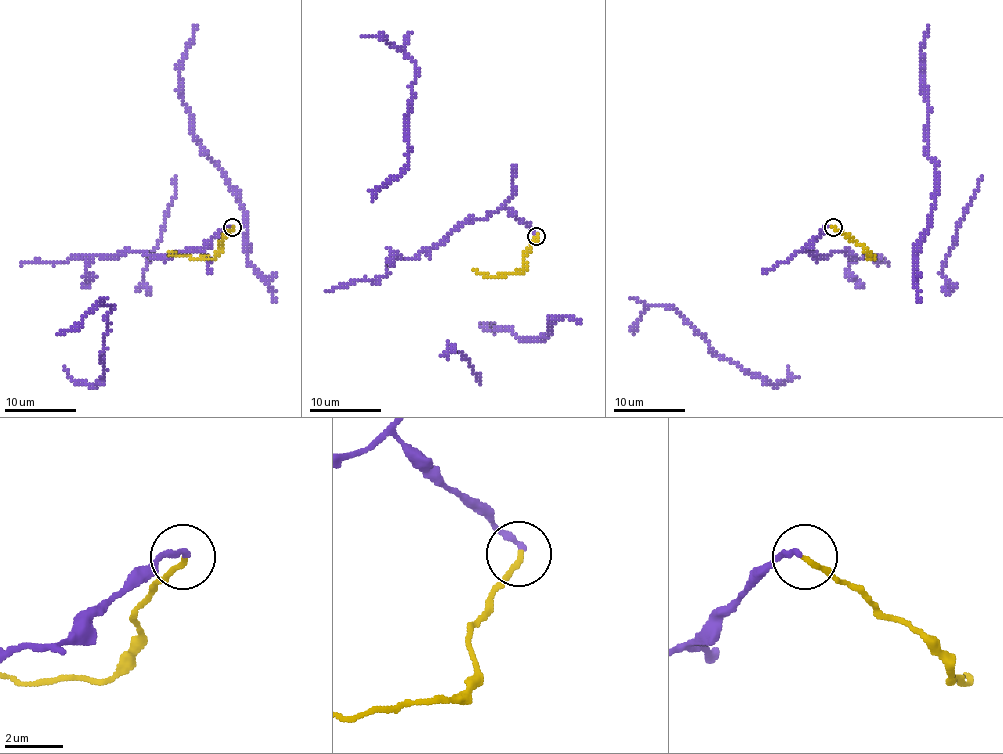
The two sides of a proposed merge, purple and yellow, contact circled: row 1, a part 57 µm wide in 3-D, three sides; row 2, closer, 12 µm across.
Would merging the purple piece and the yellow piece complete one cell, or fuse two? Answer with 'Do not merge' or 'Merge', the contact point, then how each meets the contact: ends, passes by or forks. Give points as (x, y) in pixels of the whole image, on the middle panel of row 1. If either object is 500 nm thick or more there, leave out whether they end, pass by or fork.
Do not merge. Place: (536, 236). At the ring purple ends. At the ring yellow ends

